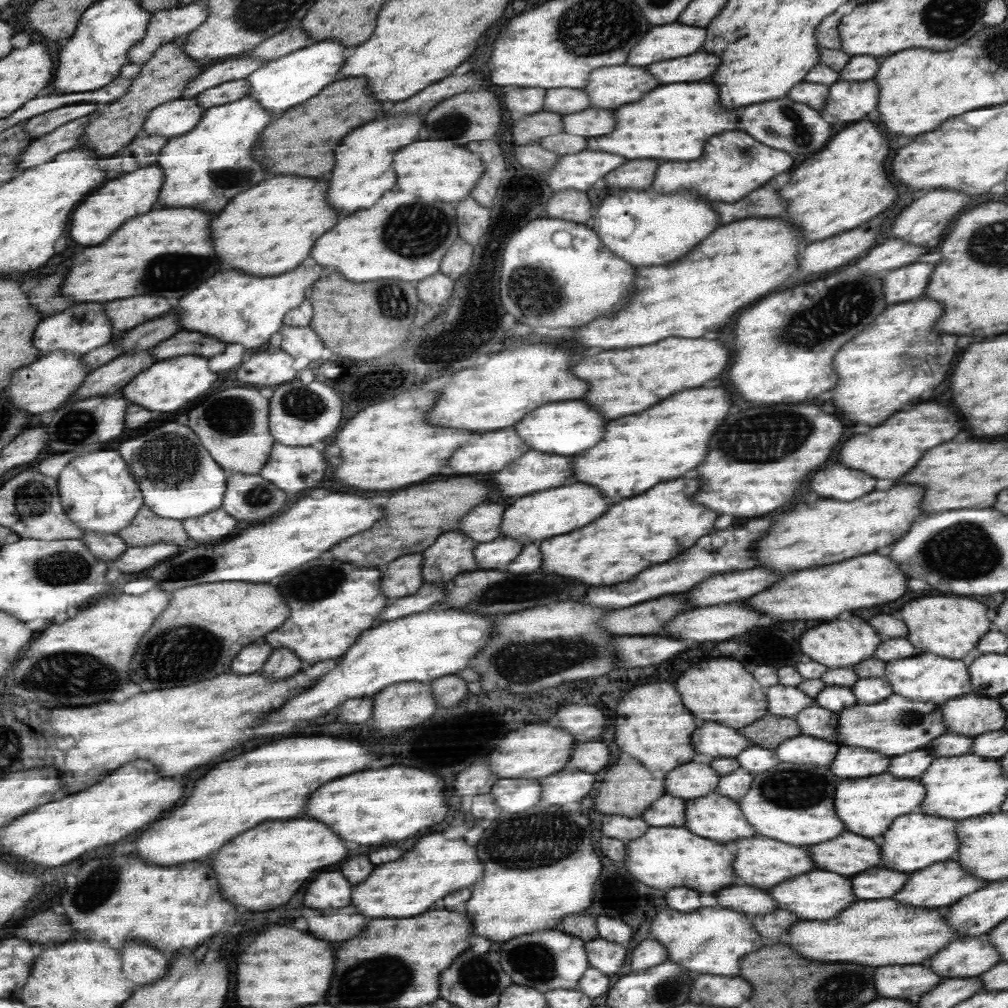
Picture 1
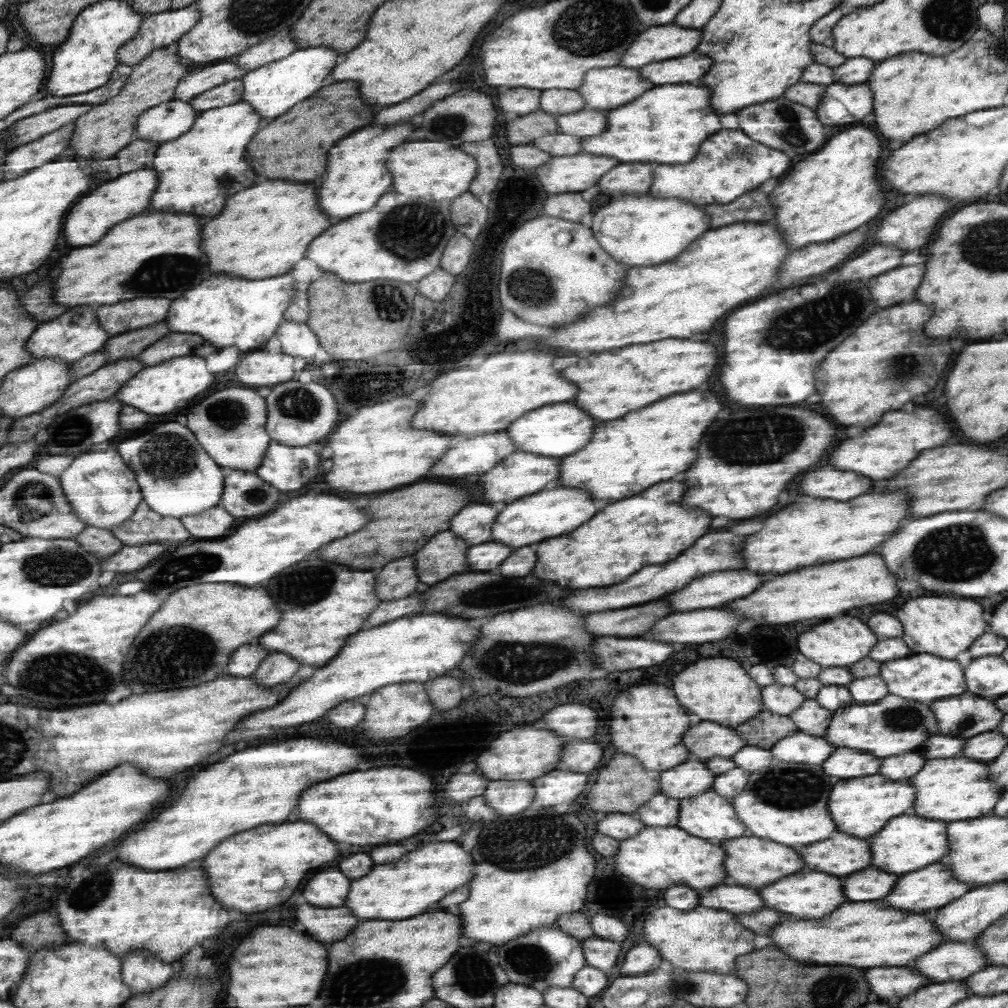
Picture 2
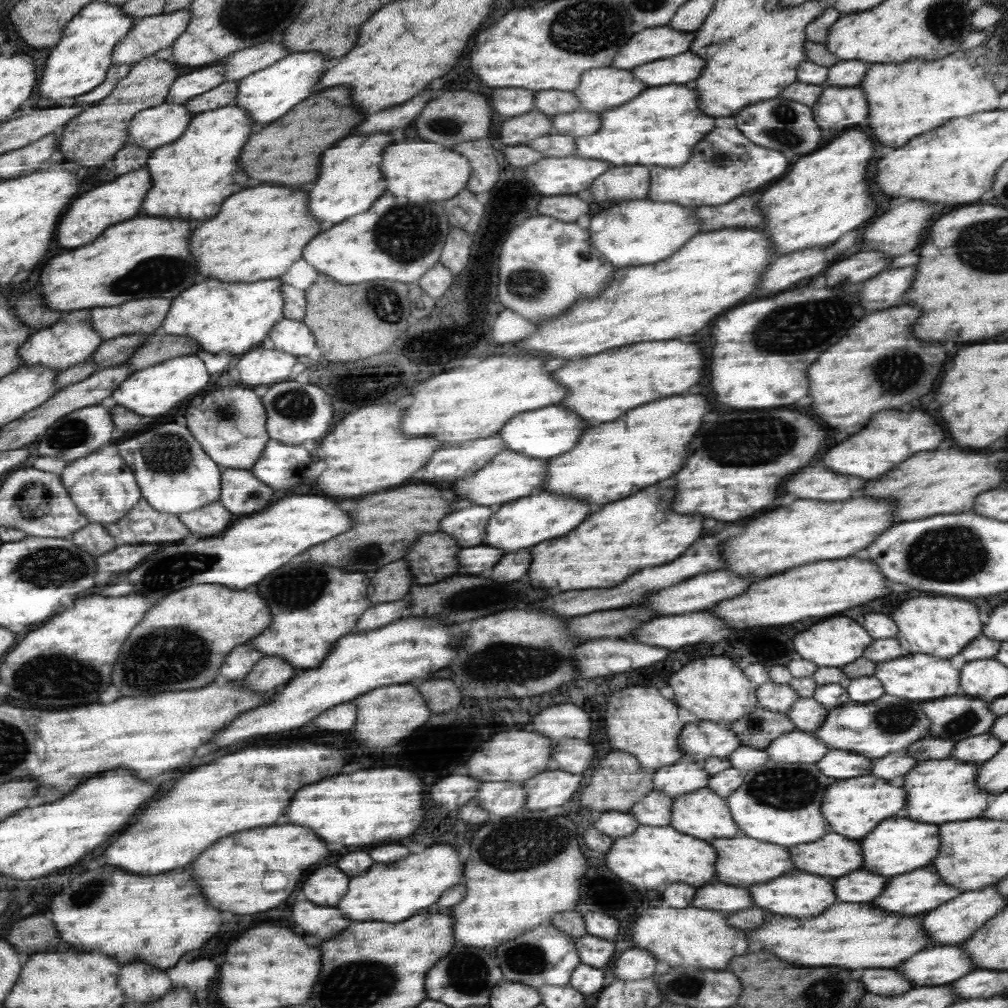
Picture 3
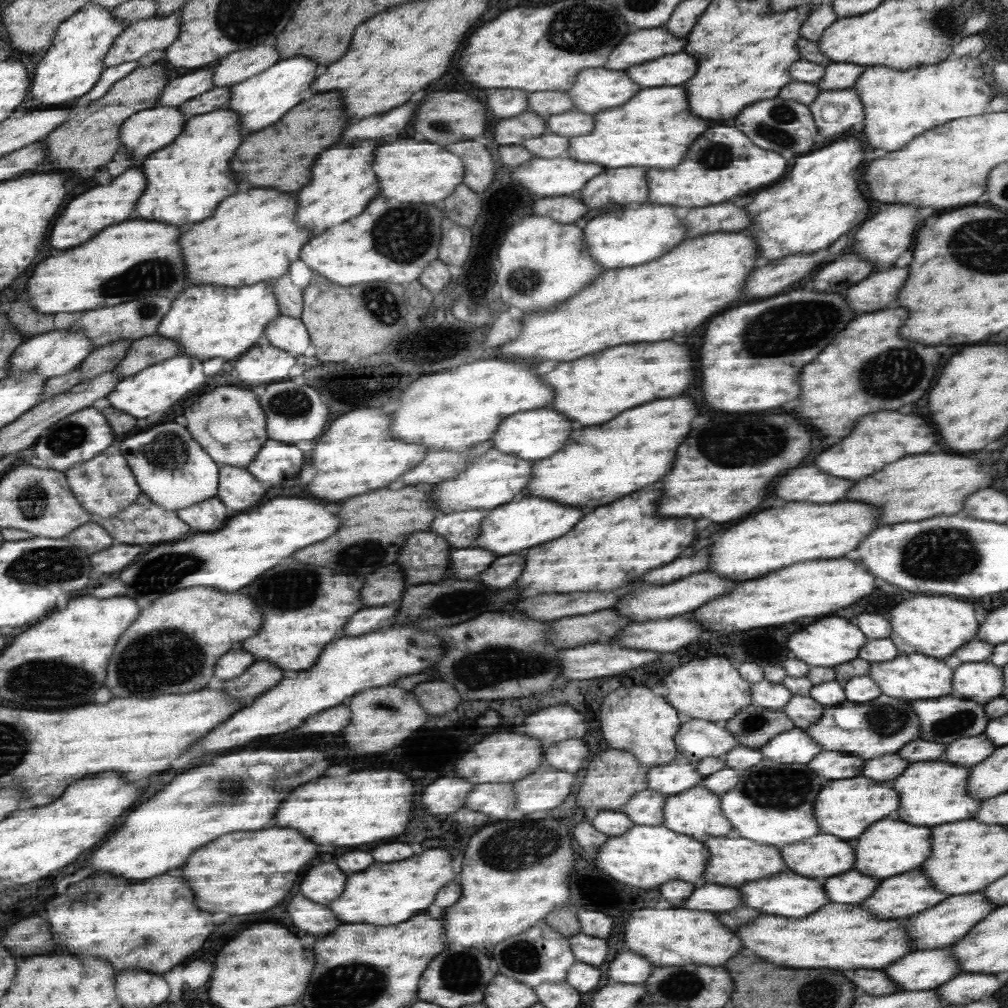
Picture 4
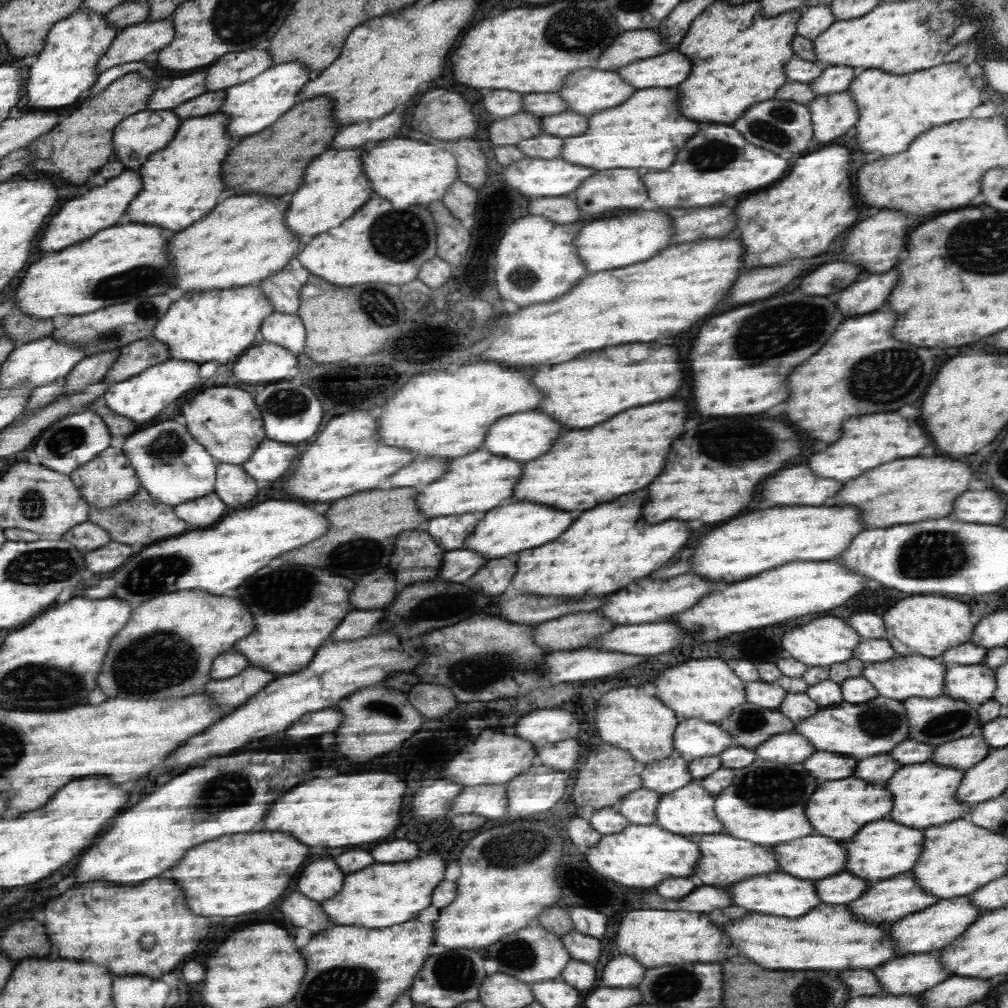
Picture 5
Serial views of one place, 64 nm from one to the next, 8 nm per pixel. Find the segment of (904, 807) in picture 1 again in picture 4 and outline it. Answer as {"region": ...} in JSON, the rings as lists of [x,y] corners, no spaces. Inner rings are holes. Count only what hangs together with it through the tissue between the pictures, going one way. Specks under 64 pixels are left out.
{"region":[[[866,776],[846,778],[846,780],[832,780],[822,788],[822,796],[818,796],[818,820],[822,820],[822,828],[826,828],[826,834],[842,836],[844,840],[858,838],[864,834],[868,826],[882,818],[898,818],[898,806],[900,796],[894,788],[884,786],[882,782],[870,780]]]}

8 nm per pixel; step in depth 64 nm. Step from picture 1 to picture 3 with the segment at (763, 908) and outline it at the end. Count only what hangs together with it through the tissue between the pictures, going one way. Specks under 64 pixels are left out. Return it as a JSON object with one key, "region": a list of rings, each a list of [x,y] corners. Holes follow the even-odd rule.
{"region":[[[708,884],[706,888],[698,888],[698,904],[696,908],[714,908],[716,912],[738,912],[754,906],[748,890],[726,886],[726,884]]]}

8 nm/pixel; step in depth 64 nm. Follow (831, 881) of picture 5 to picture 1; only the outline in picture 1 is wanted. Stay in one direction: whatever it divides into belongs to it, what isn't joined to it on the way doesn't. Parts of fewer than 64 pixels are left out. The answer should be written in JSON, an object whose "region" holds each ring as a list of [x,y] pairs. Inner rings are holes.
{"region":[[[870,868],[870,872],[862,872],[854,876],[854,888],[858,888],[858,896],[870,898],[892,898],[896,892],[904,888],[910,874],[886,868]]]}

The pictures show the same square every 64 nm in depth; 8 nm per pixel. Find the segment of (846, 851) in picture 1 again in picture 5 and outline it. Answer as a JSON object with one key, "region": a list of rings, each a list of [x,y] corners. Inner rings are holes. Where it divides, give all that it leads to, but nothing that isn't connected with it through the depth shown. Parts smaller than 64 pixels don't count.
{"region":[[[808,836],[794,844],[774,845],[784,872],[794,872],[804,880],[820,880],[846,868],[846,846],[828,836]]]}

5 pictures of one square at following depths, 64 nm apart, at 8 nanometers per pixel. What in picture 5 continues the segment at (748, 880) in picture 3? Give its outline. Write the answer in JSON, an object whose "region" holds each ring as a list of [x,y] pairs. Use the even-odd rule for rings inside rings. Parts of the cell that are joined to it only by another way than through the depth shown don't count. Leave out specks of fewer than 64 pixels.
{"region":[[[718,834],[718,836],[701,835],[698,844],[702,844],[702,852],[706,856],[702,858],[702,872],[694,876],[694,882],[702,880],[702,884],[712,884],[712,886],[730,886],[740,880],[748,880],[750,876],[758,874],[768,874],[778,870],[778,860],[774,856],[775,852],[770,848],[756,846],[752,842],[740,840],[740,837],[732,838],[732,835]]]}

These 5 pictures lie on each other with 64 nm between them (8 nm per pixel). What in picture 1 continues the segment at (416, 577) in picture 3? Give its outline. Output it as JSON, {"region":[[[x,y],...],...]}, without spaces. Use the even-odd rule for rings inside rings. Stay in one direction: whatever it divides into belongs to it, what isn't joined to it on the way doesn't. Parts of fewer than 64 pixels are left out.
{"region":[[[445,532],[433,544],[420,552],[423,556],[422,574],[426,583],[446,583],[455,576],[479,568],[475,559],[476,540],[462,532]]]}

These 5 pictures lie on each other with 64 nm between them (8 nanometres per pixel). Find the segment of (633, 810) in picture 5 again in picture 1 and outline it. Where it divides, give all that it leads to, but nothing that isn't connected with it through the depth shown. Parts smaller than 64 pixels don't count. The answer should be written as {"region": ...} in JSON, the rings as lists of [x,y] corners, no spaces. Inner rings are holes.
{"region":[[[664,794],[641,817],[654,827],[684,827],[686,810],[686,801],[682,797]]]}

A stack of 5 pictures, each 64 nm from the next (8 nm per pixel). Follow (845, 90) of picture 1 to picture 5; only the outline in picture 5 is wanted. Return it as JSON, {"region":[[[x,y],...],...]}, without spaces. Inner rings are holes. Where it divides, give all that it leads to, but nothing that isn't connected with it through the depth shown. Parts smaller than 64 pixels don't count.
{"region":[[[848,91],[815,96],[808,103],[814,136],[820,142],[834,142],[858,122],[857,102]]]}

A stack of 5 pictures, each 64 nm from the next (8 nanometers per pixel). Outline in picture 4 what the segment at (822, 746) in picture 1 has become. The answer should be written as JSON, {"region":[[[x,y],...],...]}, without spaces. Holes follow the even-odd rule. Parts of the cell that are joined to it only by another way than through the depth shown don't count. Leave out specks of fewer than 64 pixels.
{"region":[[[798,728],[784,732],[782,736],[776,736],[774,740],[770,740],[766,748],[762,748],[762,754],[768,760],[782,764],[792,764],[792,762],[808,764],[810,760],[816,758],[818,752],[822,752],[822,746],[818,746],[804,730]]]}

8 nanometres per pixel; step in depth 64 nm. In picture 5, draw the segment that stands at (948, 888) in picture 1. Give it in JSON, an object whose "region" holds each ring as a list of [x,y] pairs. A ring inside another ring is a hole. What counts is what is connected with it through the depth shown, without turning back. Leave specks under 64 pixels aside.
{"region":[[[912,871],[906,872],[906,876],[894,876],[890,880],[880,880],[876,884],[872,884],[862,898],[850,902],[848,908],[854,908],[854,912],[858,912],[858,916],[862,916],[862,920],[896,922],[908,914],[920,912],[920,910],[936,904],[940,898],[922,890],[916,880],[917,878],[912,876]]]}

